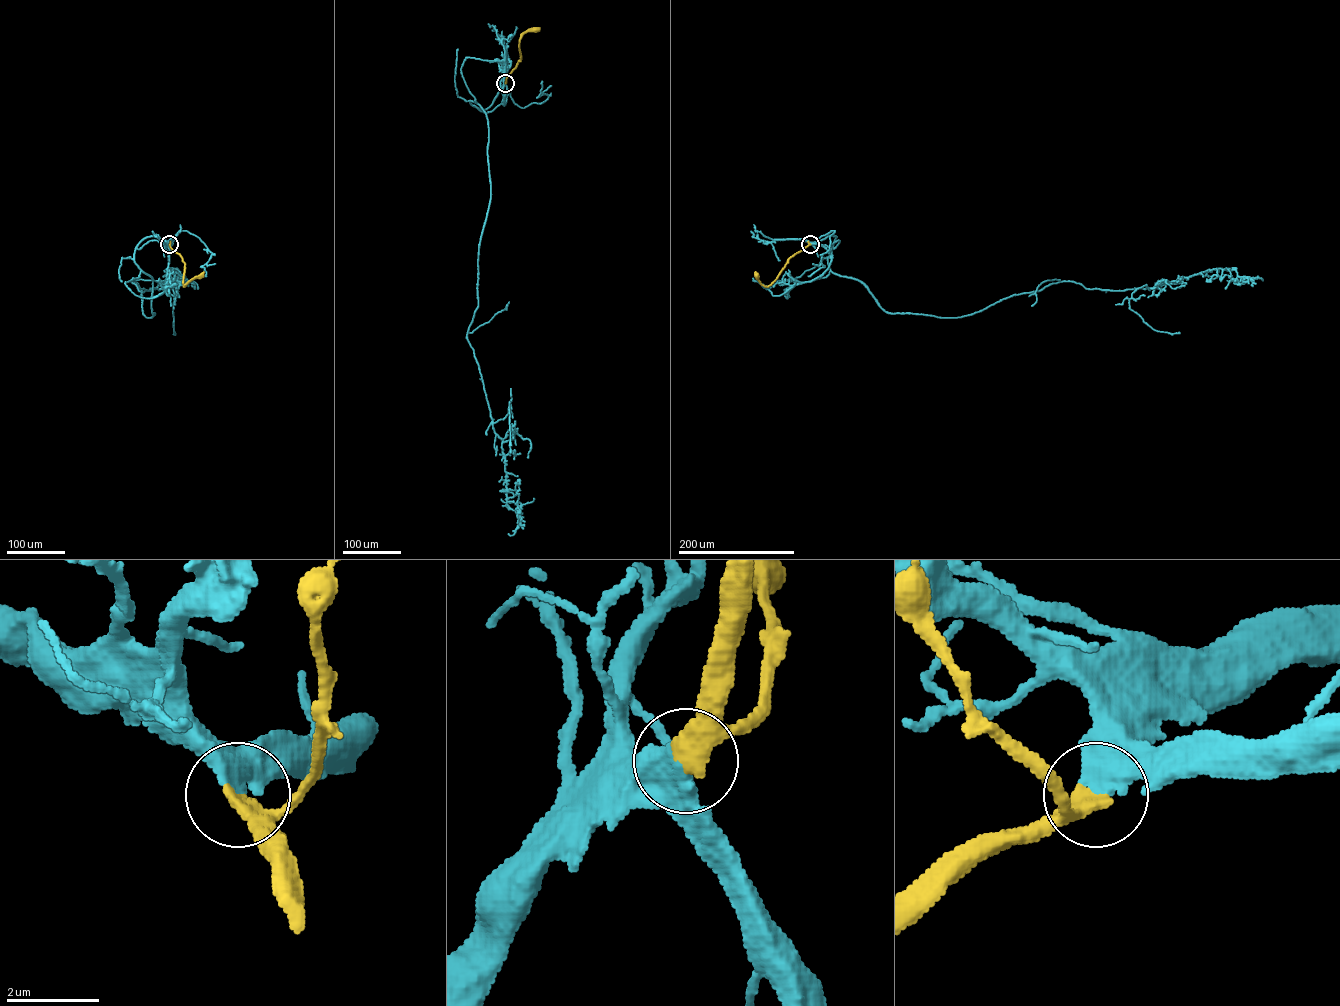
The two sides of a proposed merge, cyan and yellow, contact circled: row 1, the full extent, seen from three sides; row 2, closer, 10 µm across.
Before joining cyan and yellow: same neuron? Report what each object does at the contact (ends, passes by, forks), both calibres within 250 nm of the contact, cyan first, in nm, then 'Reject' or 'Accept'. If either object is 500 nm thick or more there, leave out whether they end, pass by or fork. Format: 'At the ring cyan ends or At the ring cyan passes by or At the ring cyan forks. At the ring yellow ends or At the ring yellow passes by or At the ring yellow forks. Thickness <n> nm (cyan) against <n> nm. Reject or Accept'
Thickness 500 nm (cyan) against 300 nm. Accept

